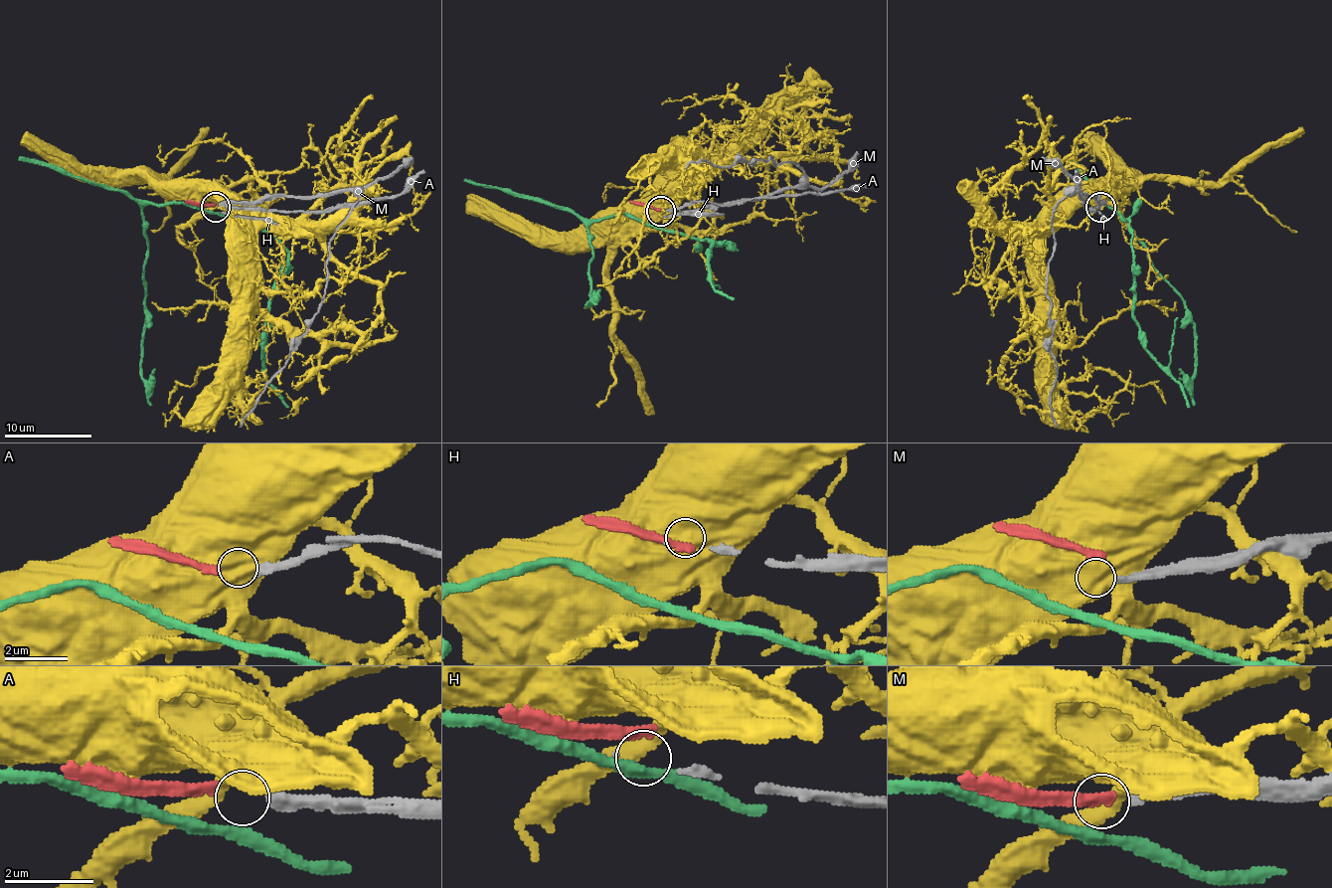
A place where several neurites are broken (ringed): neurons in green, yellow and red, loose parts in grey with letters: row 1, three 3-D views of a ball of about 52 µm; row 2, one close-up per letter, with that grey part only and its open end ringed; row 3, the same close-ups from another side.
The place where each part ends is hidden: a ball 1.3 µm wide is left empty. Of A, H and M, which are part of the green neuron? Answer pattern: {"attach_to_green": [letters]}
{"attach_to_green": []}

